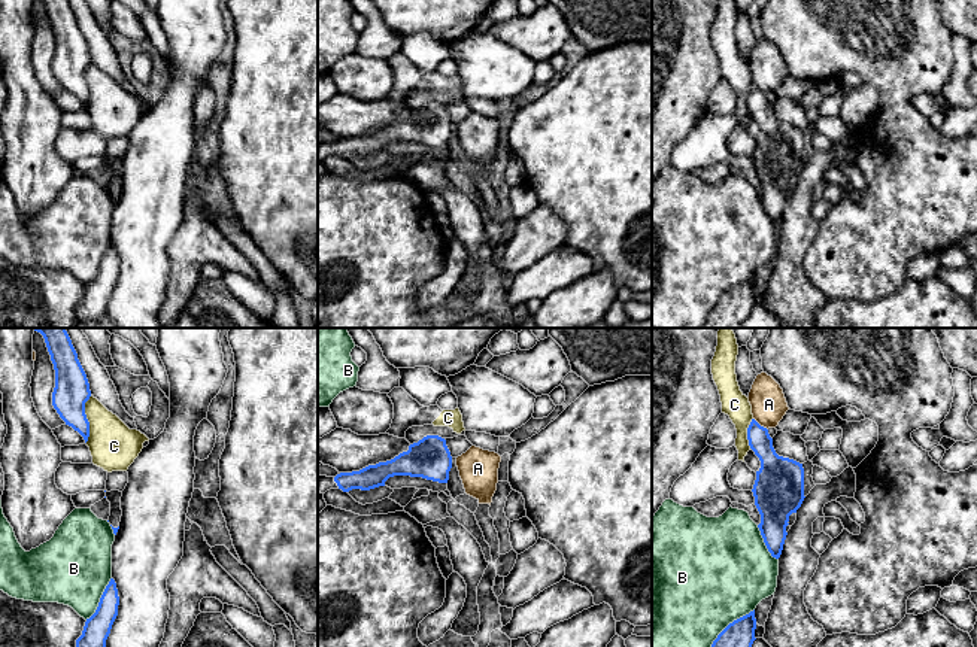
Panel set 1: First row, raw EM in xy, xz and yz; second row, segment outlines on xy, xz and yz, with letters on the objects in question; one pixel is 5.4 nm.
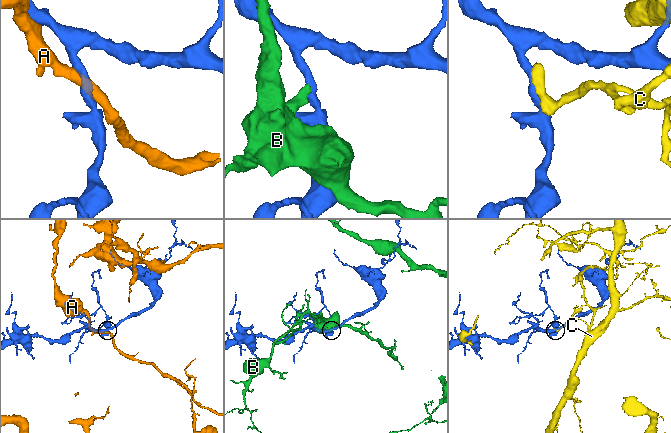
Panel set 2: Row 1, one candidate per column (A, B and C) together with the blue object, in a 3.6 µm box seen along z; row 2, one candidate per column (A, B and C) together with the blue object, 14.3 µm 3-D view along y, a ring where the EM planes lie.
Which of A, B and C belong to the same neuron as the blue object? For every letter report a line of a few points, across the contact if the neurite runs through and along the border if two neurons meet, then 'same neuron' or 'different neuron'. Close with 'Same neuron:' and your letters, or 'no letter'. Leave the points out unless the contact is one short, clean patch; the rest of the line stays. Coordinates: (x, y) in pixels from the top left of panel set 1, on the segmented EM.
A: different neuron
B: different neuron
C: different neuron
Same neuron: no letter

